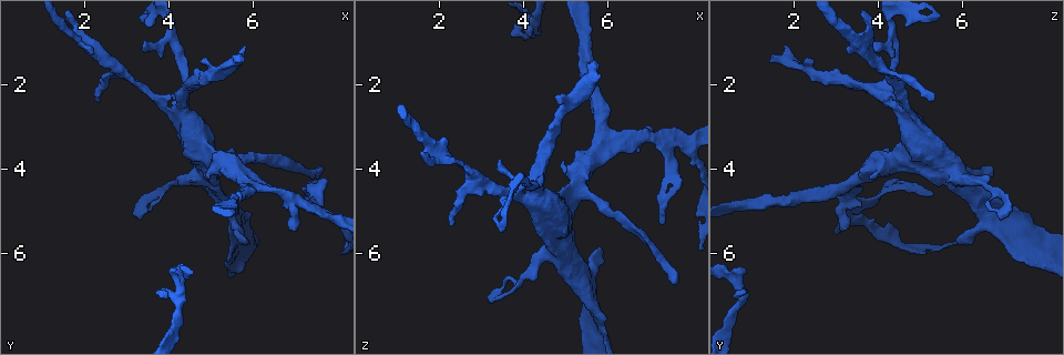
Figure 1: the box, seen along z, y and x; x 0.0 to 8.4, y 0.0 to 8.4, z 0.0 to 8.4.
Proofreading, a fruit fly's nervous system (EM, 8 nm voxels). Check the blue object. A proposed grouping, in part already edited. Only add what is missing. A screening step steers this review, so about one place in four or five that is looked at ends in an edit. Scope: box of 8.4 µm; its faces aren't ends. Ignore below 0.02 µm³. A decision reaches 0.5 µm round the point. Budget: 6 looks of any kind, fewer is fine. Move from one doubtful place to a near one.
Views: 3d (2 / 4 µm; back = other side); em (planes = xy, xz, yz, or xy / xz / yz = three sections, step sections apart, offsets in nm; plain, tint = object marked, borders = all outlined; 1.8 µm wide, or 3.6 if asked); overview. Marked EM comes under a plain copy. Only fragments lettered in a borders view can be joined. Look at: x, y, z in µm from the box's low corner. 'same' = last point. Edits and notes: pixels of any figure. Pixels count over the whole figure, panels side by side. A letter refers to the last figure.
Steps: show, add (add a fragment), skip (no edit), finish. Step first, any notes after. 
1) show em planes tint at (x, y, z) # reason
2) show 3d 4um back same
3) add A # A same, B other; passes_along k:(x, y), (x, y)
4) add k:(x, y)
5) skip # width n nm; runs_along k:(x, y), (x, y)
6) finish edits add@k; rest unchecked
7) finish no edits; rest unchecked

show em xz step 4 borders at (4.00, 6.50, 0.60) # tapers out

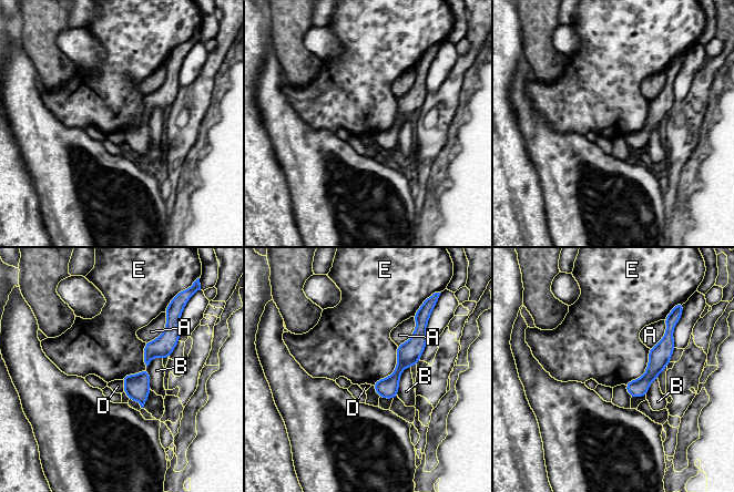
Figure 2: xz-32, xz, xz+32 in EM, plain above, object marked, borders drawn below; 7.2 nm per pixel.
show em planes borders same # cut it another way

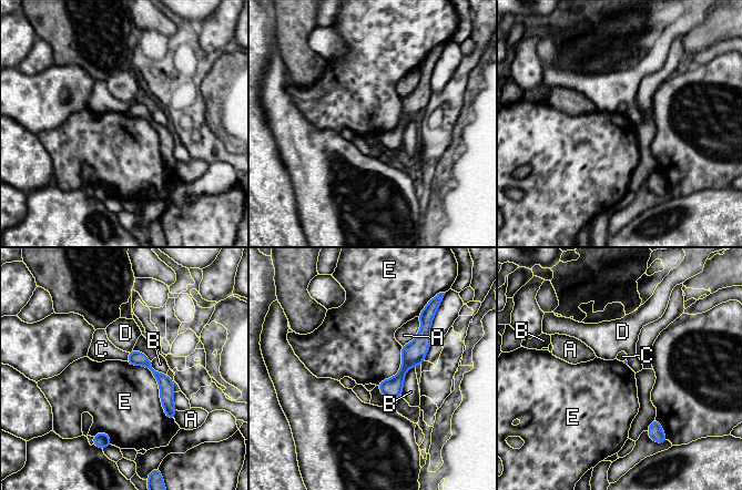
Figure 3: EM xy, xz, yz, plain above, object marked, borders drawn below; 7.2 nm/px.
skip # A other, B other, C other, D other, E other; no lettered fragment goes on from it

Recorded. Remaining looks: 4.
show 3d 2um at (5.70, 1.40, 1.45) # an open end

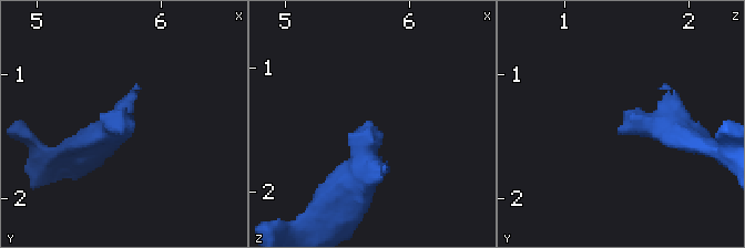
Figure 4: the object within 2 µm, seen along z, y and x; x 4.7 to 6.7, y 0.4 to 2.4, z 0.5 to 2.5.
show em planes borders at (5.70, 1.46, 1.48)

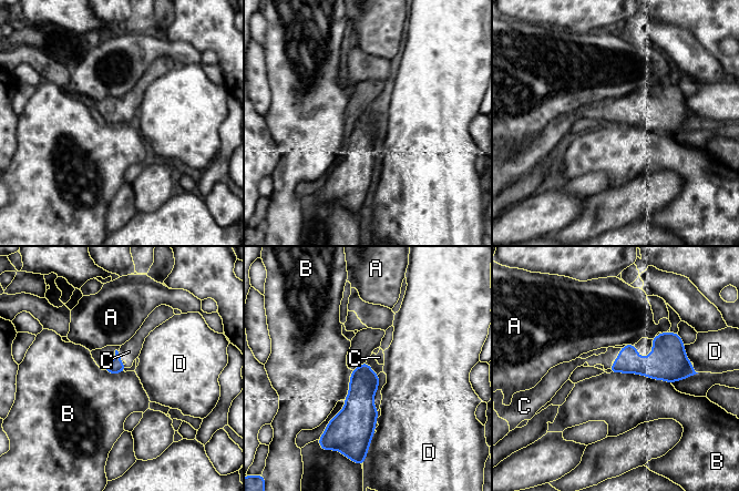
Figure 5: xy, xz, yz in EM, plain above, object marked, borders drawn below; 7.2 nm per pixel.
add C # A other, B other, C same, D other; passes_along 5:(628, 361), (618, 355), (606, 359); the neuron continues

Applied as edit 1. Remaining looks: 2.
show overview # redraw

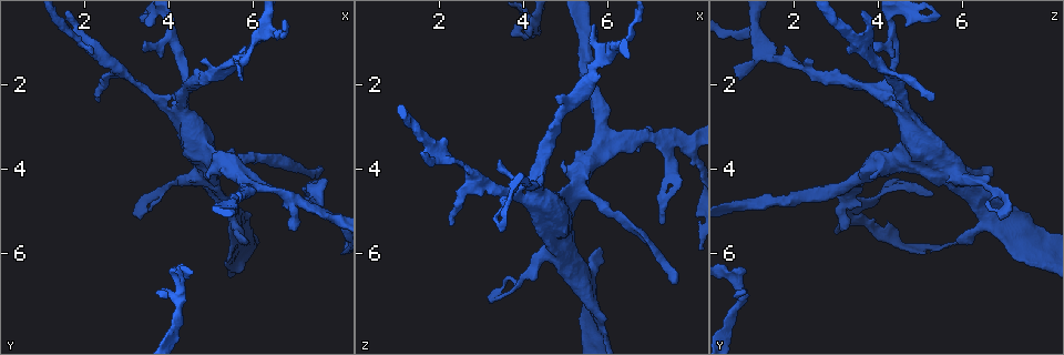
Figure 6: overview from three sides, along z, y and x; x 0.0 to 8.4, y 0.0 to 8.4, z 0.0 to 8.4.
show em planes borders at (1.80, 0.70, 3.85) # closes a loop

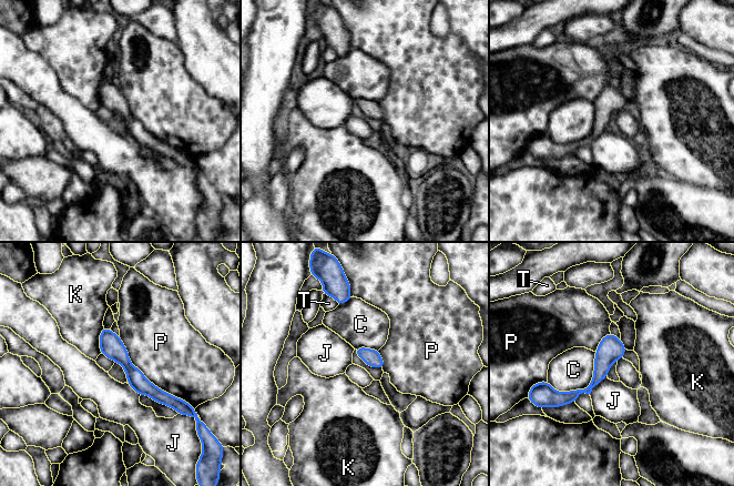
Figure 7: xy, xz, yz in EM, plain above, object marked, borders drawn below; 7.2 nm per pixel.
skip # C other, J other, K other, P other, T other; runs_along 7:(104, 331), (130, 370), (171, 404); no lettered fragment goes on from it

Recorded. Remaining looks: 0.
finish edits add@5; rest unchecked

